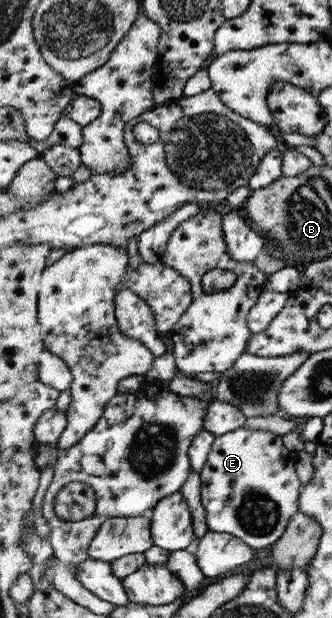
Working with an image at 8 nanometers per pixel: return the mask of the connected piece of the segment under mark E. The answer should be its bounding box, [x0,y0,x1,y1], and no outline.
[199,427,300,549]

